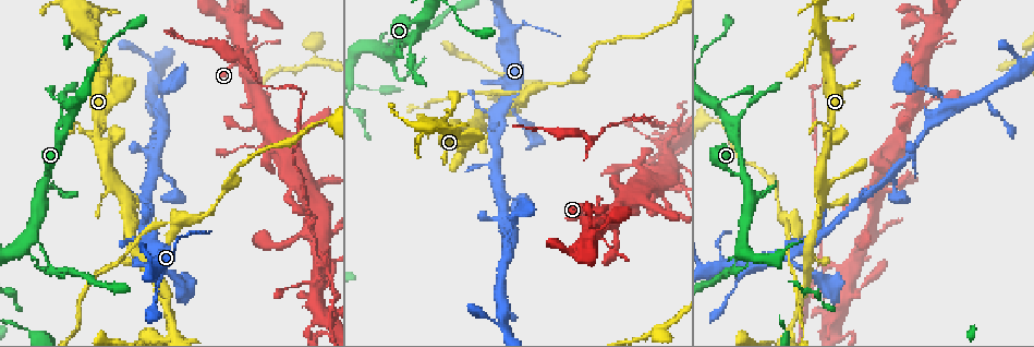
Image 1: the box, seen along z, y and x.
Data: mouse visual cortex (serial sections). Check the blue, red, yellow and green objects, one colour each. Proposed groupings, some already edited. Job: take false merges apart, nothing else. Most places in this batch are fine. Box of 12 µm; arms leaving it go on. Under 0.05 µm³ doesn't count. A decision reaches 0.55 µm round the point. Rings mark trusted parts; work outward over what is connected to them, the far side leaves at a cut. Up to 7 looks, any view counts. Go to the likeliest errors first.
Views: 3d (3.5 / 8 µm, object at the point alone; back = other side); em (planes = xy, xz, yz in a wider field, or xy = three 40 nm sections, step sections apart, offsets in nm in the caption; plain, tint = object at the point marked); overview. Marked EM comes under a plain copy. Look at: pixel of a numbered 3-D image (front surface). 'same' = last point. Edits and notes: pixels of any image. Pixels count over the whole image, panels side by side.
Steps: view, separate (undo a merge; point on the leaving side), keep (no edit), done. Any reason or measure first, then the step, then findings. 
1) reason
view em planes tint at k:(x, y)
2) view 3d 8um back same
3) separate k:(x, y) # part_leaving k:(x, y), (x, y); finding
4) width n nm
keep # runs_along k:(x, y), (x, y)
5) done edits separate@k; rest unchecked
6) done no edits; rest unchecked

three arms meet
view 3d 8um back at 1:(807, 255)

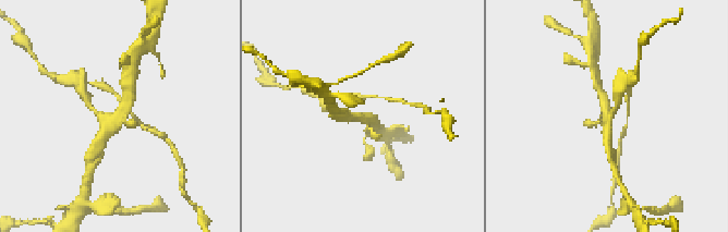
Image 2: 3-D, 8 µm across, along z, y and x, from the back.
zoom in
view 3d 3.5um at 2:(360, 117)

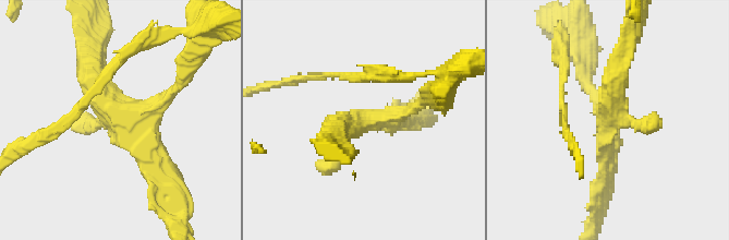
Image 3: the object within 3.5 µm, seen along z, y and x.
keep # runs_along 3:(331, 134), (425, 98); all the same cell

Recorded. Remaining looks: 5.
calibre changes
view 3d 3.5um at 1:(526, 95)

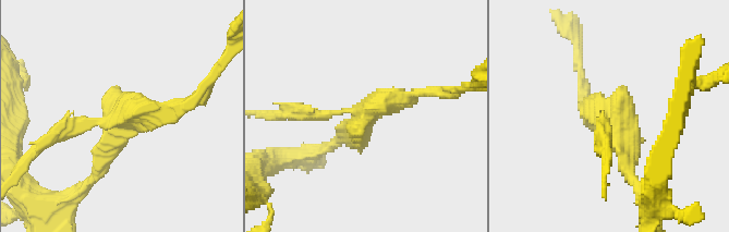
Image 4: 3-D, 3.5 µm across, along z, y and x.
shape alone is not enough
view em xy step 3 tint at 4:(362, 116)

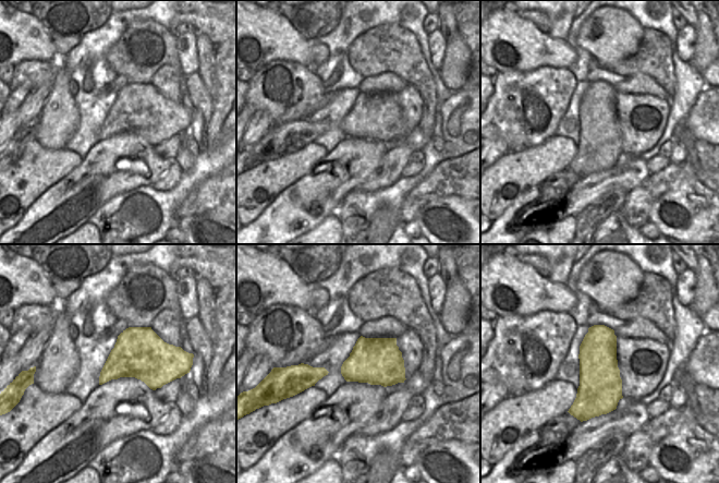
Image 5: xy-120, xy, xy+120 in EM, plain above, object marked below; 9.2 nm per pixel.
separate 4:(150, 108) # part_leaving 4:(117, 119), (187, 106), (207, 83); a second cell is stuck on

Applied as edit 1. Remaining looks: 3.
done edits separate@4; rest unchecked

